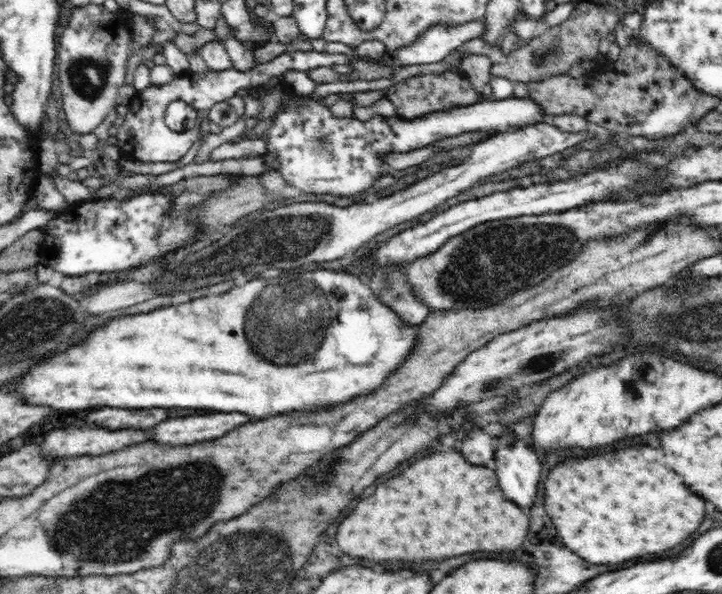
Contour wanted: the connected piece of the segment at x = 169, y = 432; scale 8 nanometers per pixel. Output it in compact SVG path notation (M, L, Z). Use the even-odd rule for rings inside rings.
M226 412L168 418L166 422L160 422L156 428L152 428L152 440L170 446L214 440L234 430L236 426L246 424L248 420L250 418L244 414L226 414Z

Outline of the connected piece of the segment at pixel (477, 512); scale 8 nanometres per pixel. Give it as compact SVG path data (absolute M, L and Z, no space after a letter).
M440 452L440 454L432 454L424 460L418 460L416 464L412 464L408 470L404 470L400 476L392 478L392 480L386 480L384 484L380 484L376 488L376 492L368 498L364 498L356 508L354 512L344 518L338 526L338 534L336 534L336 540L342 548L344 554L350 554L354 558L364 558L364 560L376 560L376 562L428 562L428 560L446 560L446 558L456 558L456 556L462 556L462 554L468 554L468 552L514 552L516 548L522 546L526 534L528 534L528 516L516 506L512 504L510 500L506 500L502 496L502 490L498 488L498 480L496 480L496 474L484 466L472 466L468 464L458 452Z

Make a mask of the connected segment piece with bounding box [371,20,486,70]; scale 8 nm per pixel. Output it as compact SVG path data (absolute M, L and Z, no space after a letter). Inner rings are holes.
M484 20L456 27L435 25L428 28L420 38L416 38L414 44L402 46L395 52L385 53L382 58L371 61L377 65L386 65L390 70L401 66L437 63L444 61L445 57L463 42L472 38L481 38L483 30L486 30Z

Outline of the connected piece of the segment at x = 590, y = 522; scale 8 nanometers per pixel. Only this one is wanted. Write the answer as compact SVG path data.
M640 446L576 460L572 462L572 468L568 464L554 470L550 482L546 482L546 512L562 542L592 564L622 564L646 554L662 554L690 538L706 518L706 502L676 480L676 472L664 464L666 454L660 448Z

